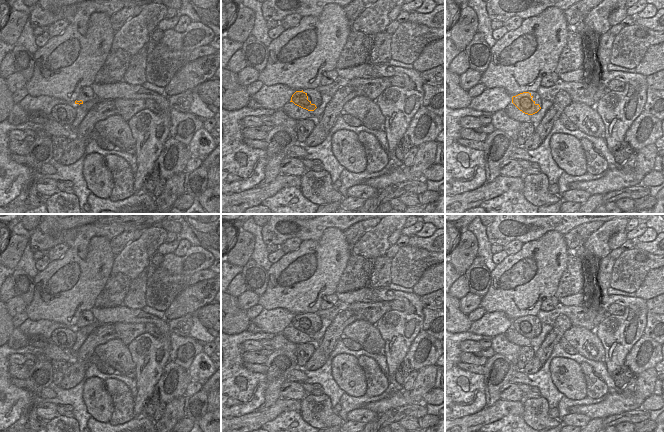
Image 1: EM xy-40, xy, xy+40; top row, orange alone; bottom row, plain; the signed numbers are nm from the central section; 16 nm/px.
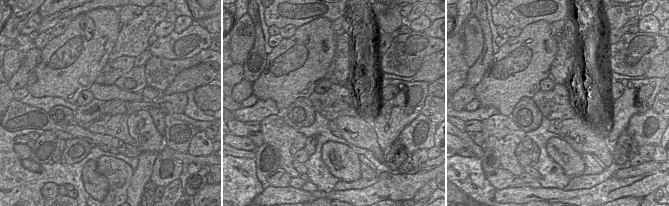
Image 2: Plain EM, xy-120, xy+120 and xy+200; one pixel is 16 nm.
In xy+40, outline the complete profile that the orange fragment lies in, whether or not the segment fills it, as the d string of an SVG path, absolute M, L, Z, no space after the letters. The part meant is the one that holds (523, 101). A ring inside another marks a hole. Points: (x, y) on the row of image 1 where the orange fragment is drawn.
M523 92L512 97L512 103L523 113L533 115L537 113L541 107L532 100L533 96L529 92Z

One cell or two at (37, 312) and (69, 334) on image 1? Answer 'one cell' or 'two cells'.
two cells

